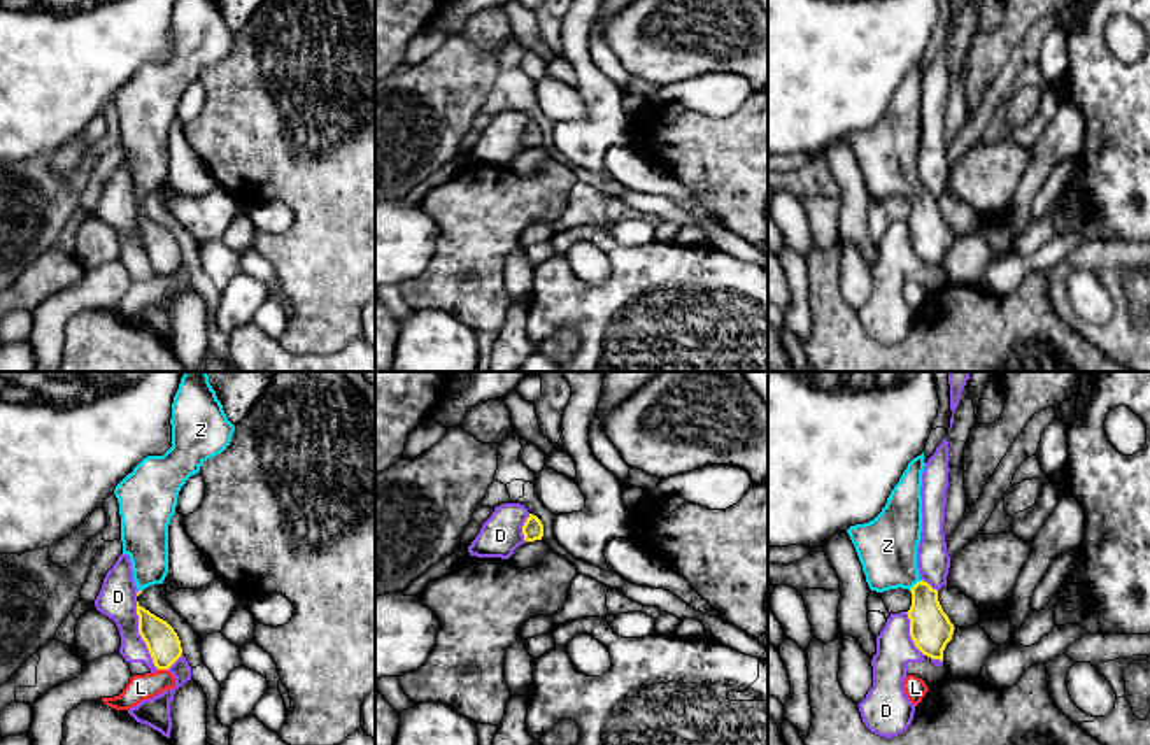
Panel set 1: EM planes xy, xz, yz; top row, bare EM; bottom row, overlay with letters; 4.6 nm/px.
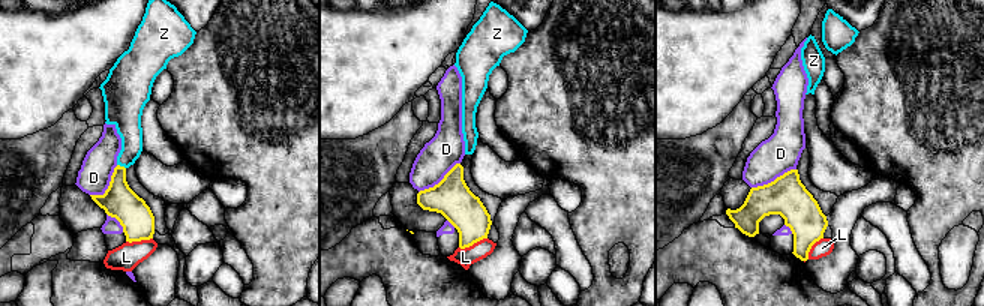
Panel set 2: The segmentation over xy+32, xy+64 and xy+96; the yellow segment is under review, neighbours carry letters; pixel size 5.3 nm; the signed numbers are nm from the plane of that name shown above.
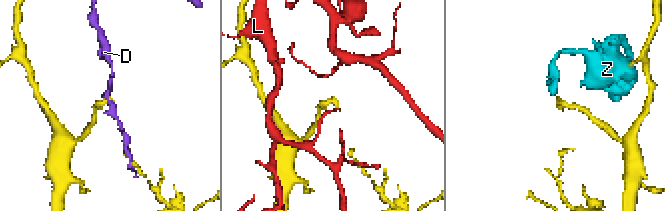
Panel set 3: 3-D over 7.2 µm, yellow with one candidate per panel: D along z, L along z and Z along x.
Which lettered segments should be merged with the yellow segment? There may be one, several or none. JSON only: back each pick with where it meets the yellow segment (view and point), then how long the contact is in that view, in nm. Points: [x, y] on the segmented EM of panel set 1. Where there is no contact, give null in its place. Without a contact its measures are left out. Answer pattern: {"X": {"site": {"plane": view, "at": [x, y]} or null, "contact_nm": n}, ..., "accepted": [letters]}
{"Z": {"site": {"plane": "yz", "at": [914, 586]}, "contact_nm": 80}, "accepted": ["Z"]}

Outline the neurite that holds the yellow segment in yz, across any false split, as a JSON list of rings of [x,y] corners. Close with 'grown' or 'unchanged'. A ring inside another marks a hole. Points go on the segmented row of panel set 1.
[[[924,452],[913,458],[891,491],[882,512],[870,522],[847,529],[871,591],[908,589],[910,636],[931,659],[943,661],[954,624],[938,601],[938,591],[920,578],[917,547],[922,531]]]; grown

